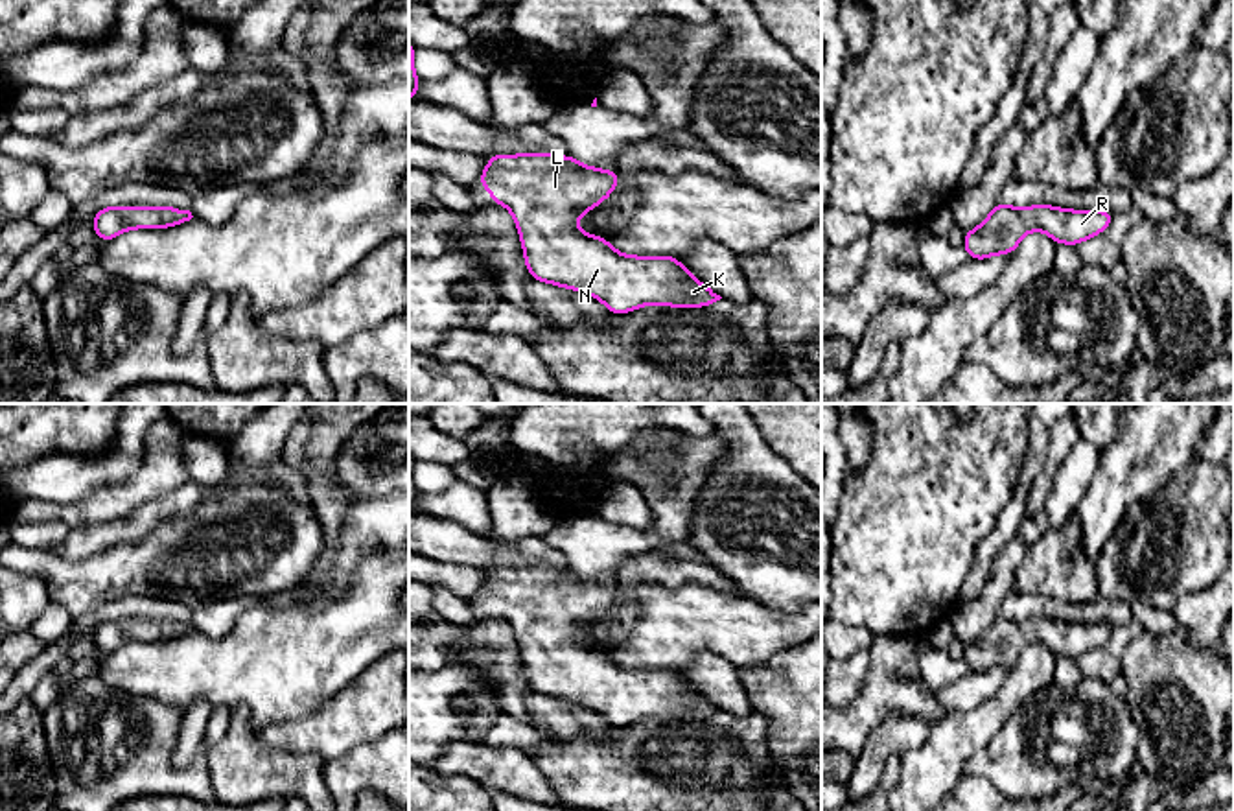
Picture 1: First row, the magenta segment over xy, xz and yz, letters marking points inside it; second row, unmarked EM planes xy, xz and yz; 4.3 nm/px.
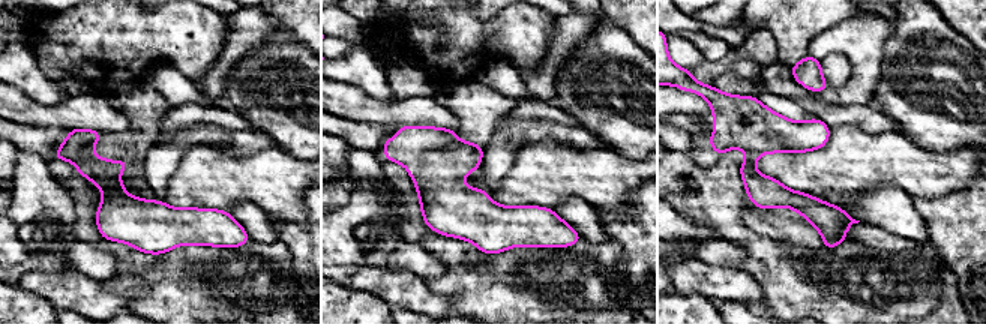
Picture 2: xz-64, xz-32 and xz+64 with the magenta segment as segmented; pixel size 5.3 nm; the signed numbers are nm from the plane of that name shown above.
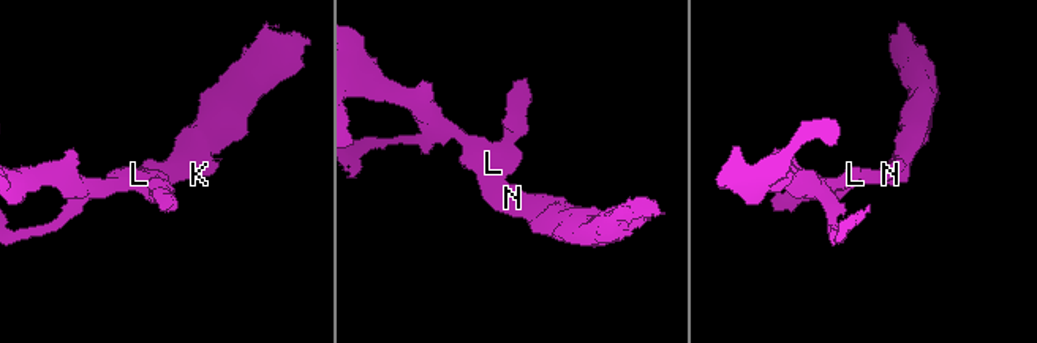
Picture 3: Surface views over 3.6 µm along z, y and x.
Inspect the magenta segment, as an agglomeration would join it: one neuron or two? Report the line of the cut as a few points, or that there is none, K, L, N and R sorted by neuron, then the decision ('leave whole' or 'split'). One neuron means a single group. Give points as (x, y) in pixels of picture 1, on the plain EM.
no cut | K L N R | leave whole

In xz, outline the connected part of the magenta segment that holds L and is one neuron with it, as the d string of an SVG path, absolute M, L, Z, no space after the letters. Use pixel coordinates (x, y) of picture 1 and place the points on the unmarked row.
M554 566L492 568L477 594L490 603L494 617L505 617L512 625L525 678L536 693L588 706L604 715L610 726L628 726L645 717L705 721L720 713L720 708L696 693L674 669L626 669L606 651L575 640L580 629L613 606L617 595L617 581L604 584Z

